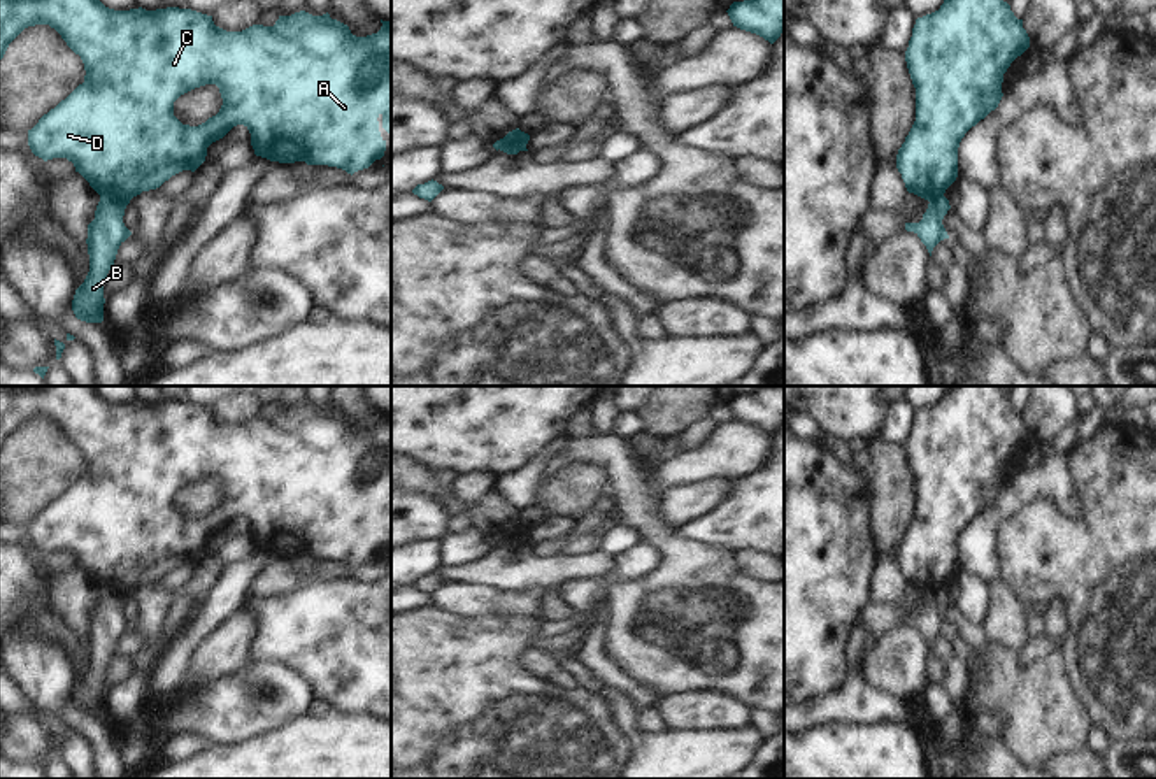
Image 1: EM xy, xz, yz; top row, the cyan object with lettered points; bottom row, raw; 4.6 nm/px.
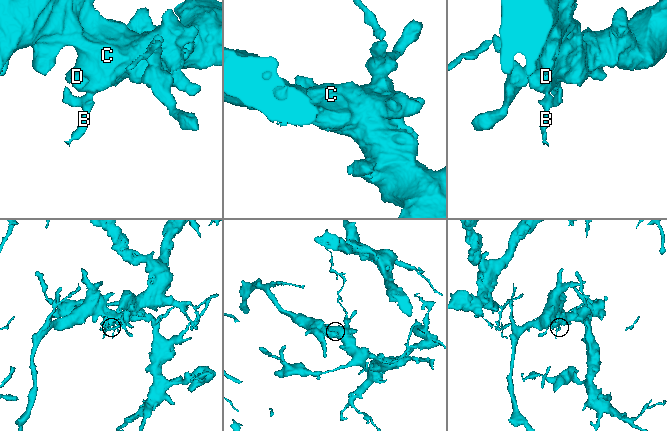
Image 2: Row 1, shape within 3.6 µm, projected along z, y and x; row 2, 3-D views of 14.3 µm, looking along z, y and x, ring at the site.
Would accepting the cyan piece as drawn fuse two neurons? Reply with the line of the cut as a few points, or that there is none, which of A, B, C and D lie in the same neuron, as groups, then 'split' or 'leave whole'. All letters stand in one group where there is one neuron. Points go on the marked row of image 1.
cut in xy along (100, 195), (118, 195), (128, 202); A C D / B; split

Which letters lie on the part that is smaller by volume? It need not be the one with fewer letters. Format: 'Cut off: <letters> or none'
Cut off: B.

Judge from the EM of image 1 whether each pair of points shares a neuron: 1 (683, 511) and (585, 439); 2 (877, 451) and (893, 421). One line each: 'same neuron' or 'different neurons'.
1: different neurons
2: different neurons

